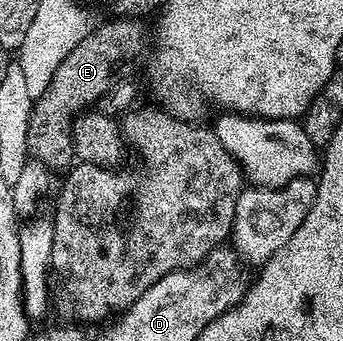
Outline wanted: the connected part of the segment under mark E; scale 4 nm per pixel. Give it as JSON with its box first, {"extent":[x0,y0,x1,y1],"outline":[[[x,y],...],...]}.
{"extent":[28,19,145,171],"outline":[[[116,19],[106,25],[90,28],[82,41],[59,63],[51,83],[43,95],[36,98],[30,115],[28,152],[41,160],[51,171],[65,171],[74,164],[73,121],[90,108],[89,105],[108,98],[118,83],[130,76],[133,64],[145,49],[145,29],[140,20]]]}

